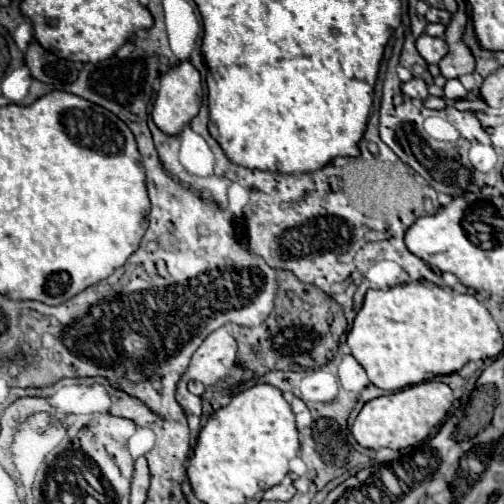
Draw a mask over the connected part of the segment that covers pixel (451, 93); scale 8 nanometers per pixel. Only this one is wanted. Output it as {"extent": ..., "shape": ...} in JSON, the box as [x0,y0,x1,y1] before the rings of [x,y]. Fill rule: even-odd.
{"extent":[444,80,466,102],"shape":[[[448,80],[446,86],[444,86],[444,98],[448,98],[450,102],[452,100],[460,100],[460,98],[466,98],[466,88],[460,84],[460,80]]]}

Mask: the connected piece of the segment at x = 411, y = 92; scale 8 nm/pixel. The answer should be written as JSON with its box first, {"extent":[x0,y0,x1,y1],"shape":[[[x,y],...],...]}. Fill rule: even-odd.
{"extent":[402,78,428,100],"shape":[[[412,78],[410,82],[404,82],[402,92],[410,98],[420,98],[420,100],[428,98],[428,88],[426,88],[426,82],[422,78]]]}

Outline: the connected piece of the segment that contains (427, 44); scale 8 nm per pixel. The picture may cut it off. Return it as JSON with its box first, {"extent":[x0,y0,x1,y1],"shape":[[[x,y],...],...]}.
{"extent":[416,34,448,64],"shape":[[[422,34],[422,36],[416,40],[416,48],[418,48],[420,56],[422,56],[428,64],[438,64],[438,62],[446,56],[444,48],[448,48],[448,46],[446,46],[444,38],[432,38],[432,36],[428,36],[428,34]]]}

